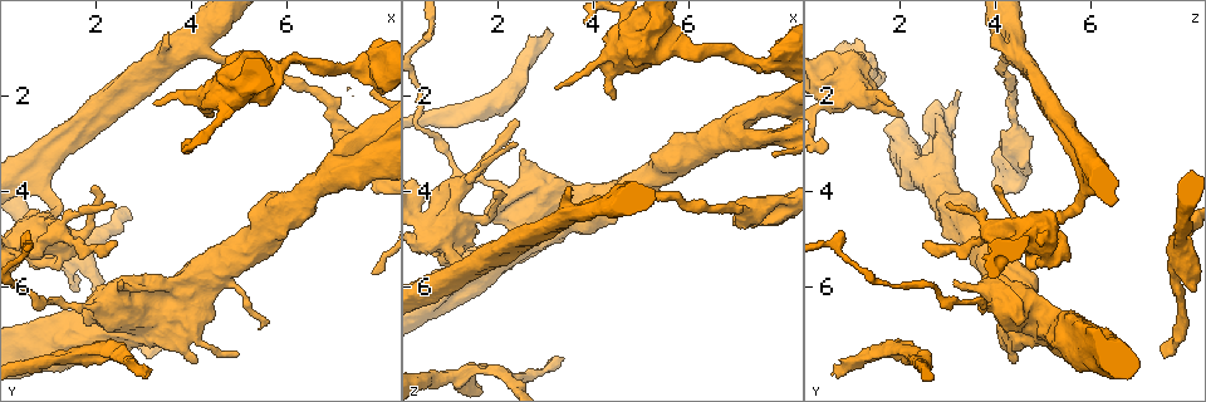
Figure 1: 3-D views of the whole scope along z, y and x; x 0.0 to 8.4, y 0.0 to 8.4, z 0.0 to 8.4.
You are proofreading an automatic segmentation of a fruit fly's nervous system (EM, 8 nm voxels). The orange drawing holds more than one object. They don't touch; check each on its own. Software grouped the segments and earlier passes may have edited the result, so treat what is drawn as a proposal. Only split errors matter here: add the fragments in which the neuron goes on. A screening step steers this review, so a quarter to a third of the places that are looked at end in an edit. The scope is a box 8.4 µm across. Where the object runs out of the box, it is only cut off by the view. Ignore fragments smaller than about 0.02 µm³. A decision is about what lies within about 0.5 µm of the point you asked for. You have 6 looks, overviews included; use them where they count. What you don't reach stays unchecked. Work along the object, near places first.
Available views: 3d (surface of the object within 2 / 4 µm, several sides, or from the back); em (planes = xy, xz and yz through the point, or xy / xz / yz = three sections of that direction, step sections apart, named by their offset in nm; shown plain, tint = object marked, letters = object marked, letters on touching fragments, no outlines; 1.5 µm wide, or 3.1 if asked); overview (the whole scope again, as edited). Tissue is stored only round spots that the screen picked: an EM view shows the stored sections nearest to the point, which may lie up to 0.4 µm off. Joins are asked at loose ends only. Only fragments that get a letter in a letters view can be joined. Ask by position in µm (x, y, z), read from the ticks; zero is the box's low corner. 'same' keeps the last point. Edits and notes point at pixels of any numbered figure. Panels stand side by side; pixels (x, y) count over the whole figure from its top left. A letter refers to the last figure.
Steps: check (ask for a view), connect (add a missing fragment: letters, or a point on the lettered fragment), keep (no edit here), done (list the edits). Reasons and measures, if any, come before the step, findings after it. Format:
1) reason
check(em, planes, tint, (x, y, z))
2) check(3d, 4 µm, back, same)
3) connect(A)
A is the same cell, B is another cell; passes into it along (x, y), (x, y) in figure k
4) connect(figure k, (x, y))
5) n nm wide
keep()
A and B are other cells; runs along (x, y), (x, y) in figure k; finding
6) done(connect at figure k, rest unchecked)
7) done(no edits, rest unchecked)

branch stops here
check(em, planes, plain, (2.40, 5.05, 2.50))

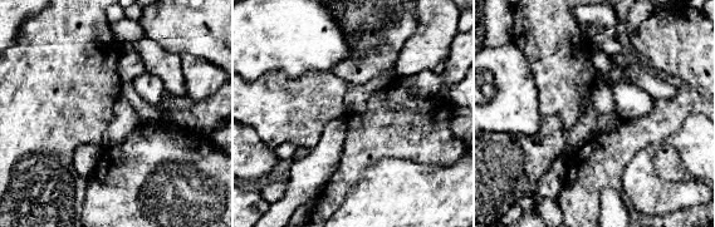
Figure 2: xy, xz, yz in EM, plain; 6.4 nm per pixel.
what lies round it
check(em, planes, letters, same)

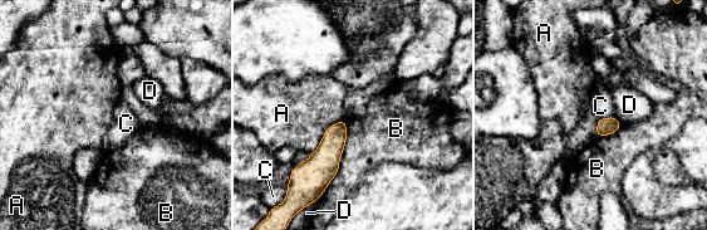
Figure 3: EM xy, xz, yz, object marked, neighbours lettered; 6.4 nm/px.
keep()
A, B, C and D are other cells; border along (612, 114), (598, 121), (595, 136) in figure 3; no lettered fragment goes on from it

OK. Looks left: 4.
free end
check(3d, 4 µm, (4.25, 2.30, 0.85))

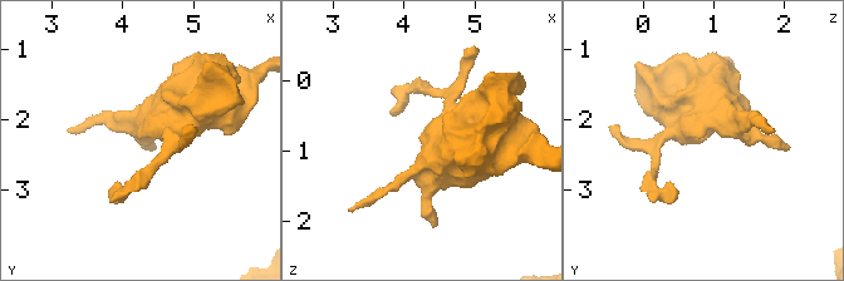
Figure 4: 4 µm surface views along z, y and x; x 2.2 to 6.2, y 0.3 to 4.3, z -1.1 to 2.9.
shape alone is not enough
check(em, yz, step 4, letters, (4.25, 2.30, 0.85))

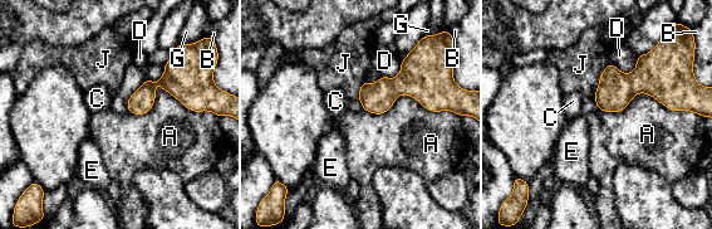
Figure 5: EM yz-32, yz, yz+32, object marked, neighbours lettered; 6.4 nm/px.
keep()
A, B, C, D, E, G and J are other cells; border along (131, 112), (158, 84), (219, 117) in figure 5; no lettered fragment goes on from it

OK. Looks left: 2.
done(no edits, rest unchecked)

